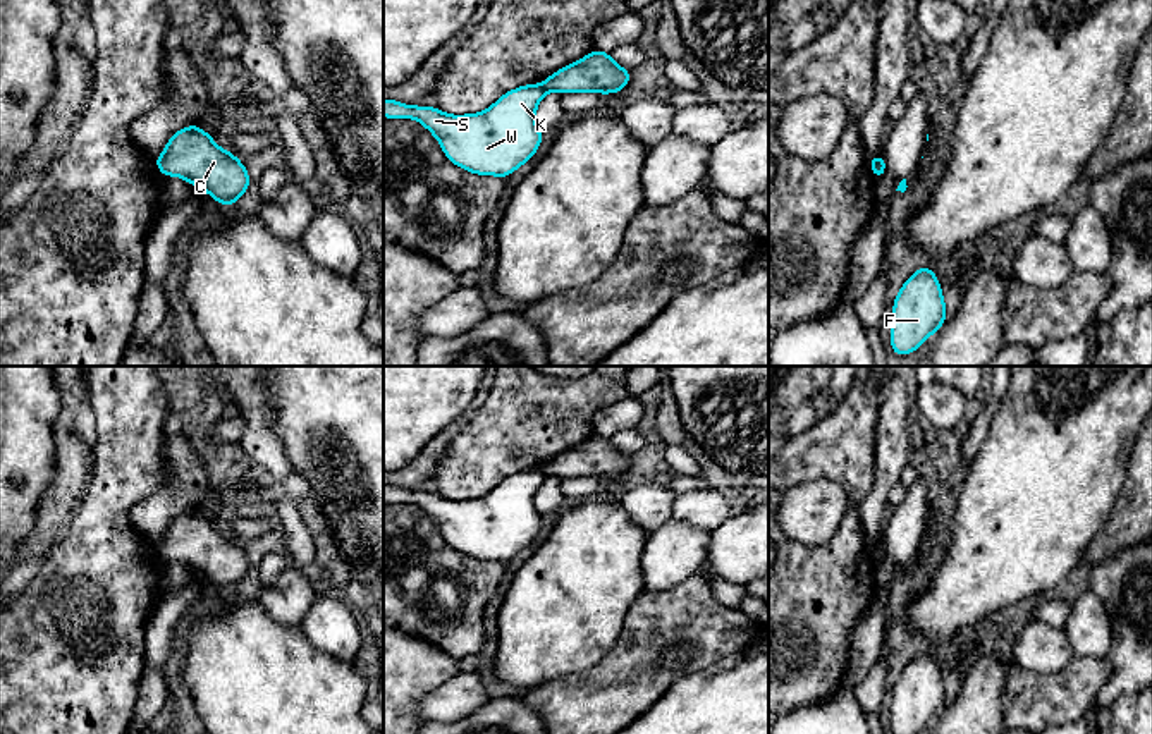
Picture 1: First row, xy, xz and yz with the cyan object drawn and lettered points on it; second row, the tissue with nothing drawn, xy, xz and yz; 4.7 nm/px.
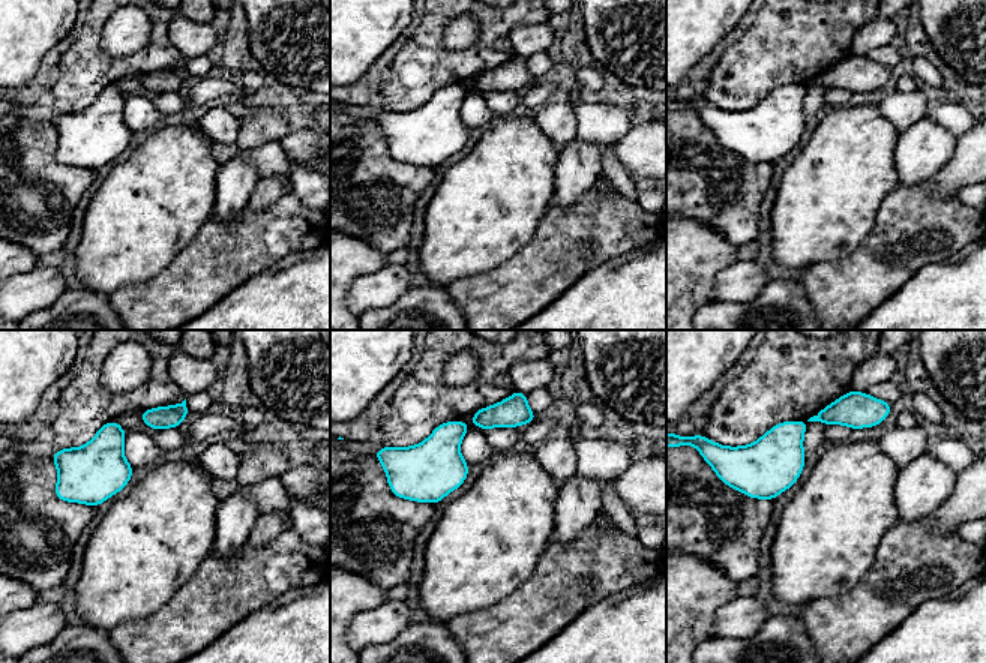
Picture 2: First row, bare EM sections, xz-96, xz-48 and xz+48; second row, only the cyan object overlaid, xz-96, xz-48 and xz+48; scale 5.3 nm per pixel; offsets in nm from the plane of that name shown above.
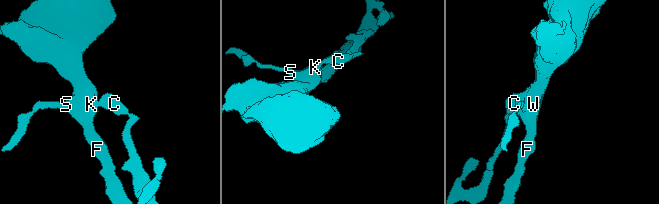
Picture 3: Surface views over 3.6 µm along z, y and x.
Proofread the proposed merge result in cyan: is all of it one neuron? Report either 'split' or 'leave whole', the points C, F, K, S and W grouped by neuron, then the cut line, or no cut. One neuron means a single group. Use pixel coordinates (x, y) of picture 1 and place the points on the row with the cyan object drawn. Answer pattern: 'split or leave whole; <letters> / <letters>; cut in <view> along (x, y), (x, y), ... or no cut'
split; C / F K S W; cut in xz along (540, 85), (547, 90)

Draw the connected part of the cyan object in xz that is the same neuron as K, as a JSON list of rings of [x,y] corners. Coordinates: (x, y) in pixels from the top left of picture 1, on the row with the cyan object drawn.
[[[542,84],[519,86],[487,110],[468,115],[383,100],[383,117],[416,119],[435,136],[454,165],[476,175],[506,179],[533,158],[542,144],[535,112],[545,93]]]

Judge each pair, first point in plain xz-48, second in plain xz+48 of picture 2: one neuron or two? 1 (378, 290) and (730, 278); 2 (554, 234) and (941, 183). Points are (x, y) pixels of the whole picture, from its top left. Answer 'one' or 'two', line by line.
1: one
2: two

